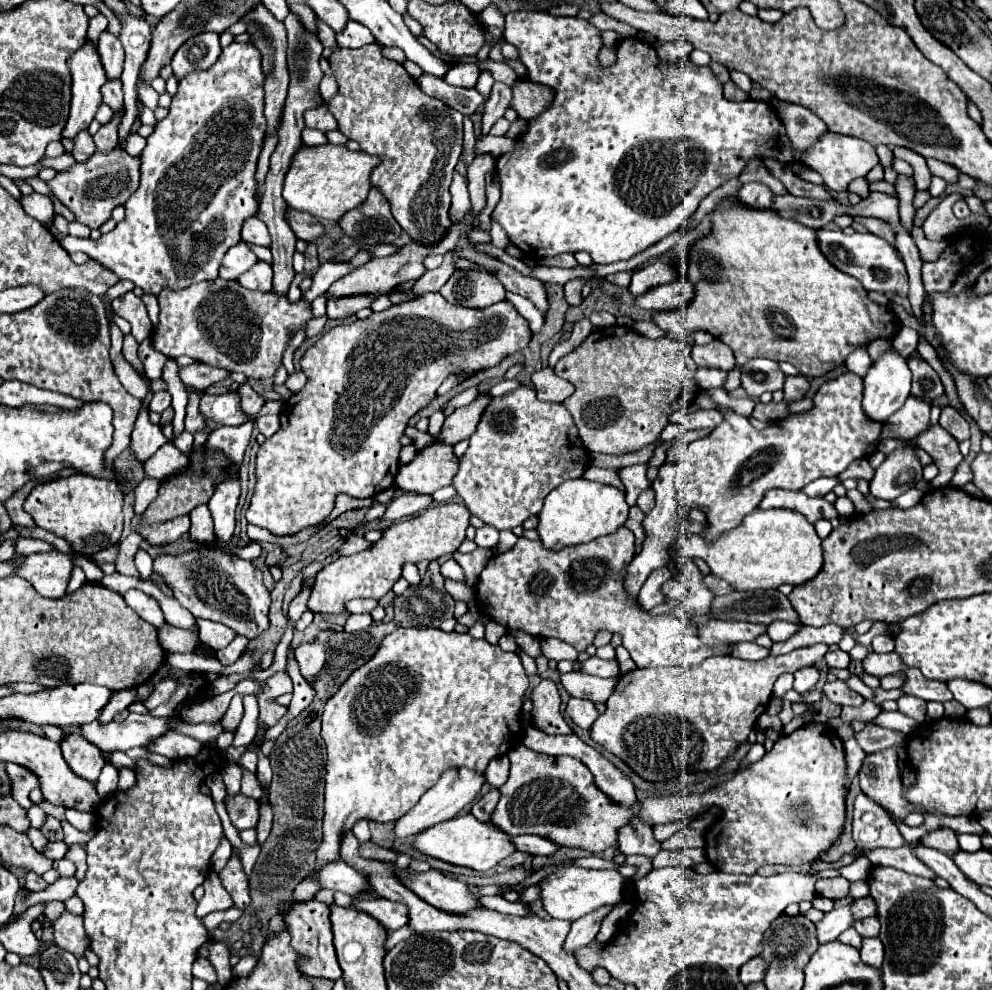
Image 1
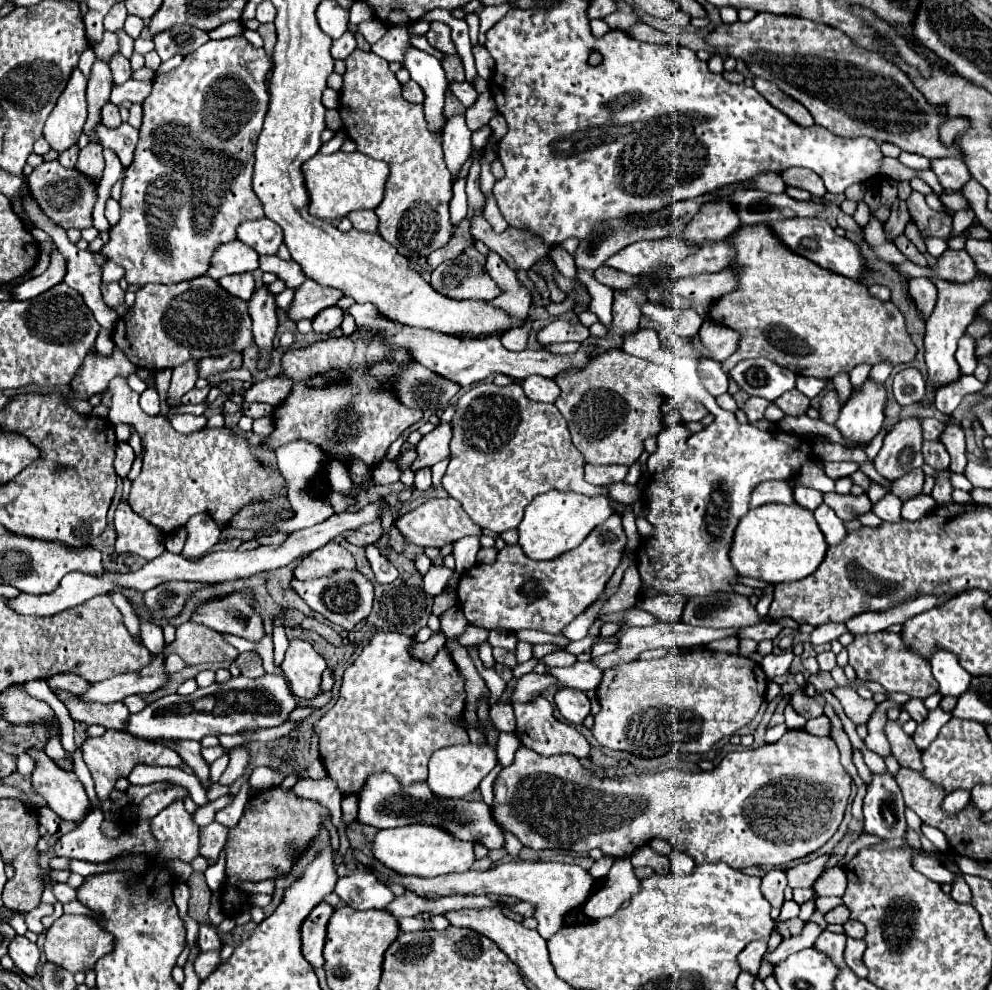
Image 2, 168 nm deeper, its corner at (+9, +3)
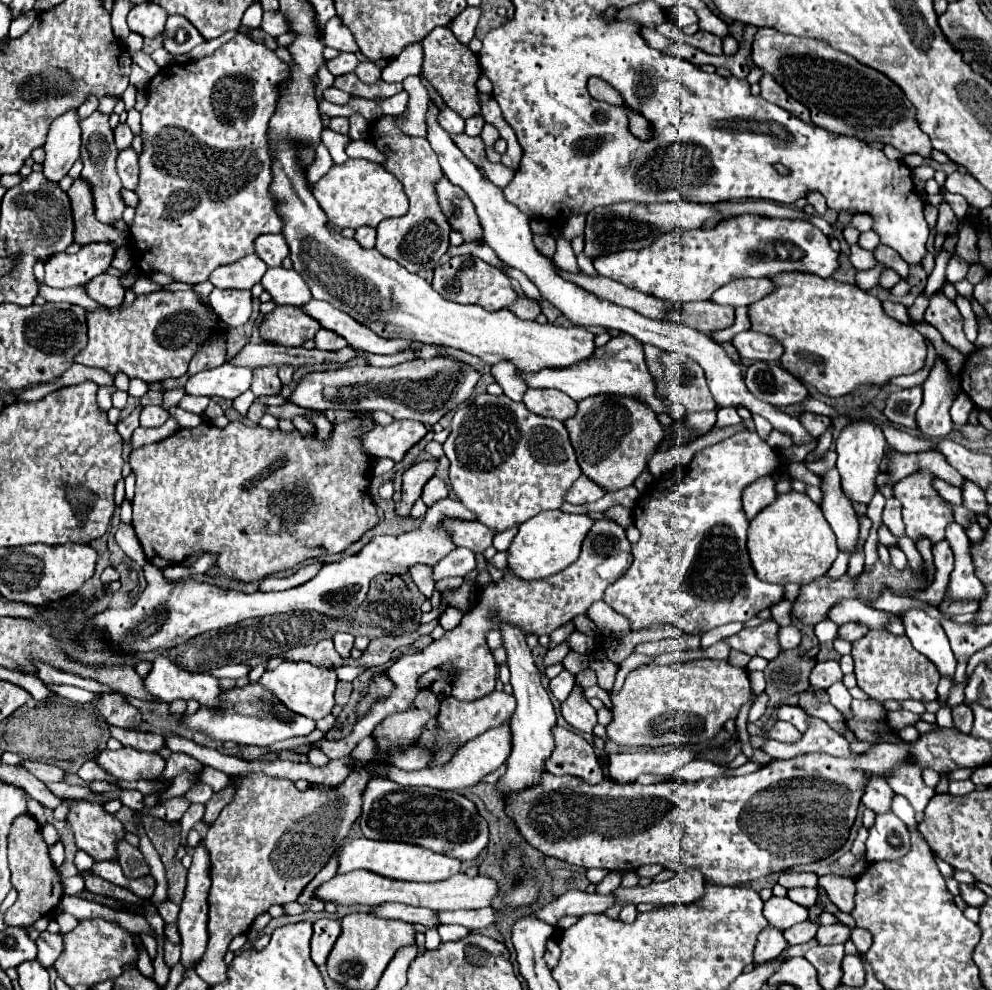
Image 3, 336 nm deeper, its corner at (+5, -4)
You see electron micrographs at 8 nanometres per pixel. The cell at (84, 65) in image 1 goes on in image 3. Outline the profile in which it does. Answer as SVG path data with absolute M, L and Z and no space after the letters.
M73 110L71 114L63 114L63 118L51 124L47 144L43 148L45 148L43 176L49 182L59 182L79 158L81 138L77 110Z

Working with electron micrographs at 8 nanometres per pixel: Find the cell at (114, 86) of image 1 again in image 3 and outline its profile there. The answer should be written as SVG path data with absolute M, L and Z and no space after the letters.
M119 124L115 128L115 144L119 150L127 150L131 148L131 142L133 142L133 132L127 124Z

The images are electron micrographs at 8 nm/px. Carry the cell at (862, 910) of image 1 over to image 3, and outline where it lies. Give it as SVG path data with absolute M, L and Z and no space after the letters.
M835 924L835 926L821 926L815 934L817 944L827 946L827 944L845 944L849 940L851 928L845 924Z

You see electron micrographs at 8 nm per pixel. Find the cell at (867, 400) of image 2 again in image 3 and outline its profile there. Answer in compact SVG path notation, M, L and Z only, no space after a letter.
M853 422L851 426L847 426L839 440L837 440L837 470L841 474L841 486L845 496L851 502L861 502L861 504L869 504L873 494L877 492L875 488L875 480L879 474L879 464L885 456L885 436L883 432L869 424L869 422Z

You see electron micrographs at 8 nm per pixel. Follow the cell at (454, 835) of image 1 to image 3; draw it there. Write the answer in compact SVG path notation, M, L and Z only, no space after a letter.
M353 838L345 840L341 852L337 856L339 868L337 874L347 874L353 870L369 870L385 878L407 880L407 882L439 882L459 872L461 862L455 858L447 858L443 854L433 854L431 850L423 850L421 846L411 846L403 842L383 842L369 838Z

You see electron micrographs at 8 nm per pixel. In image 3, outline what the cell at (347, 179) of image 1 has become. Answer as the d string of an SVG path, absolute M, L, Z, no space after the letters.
M347 160L341 166L335 164L315 184L313 194L321 210L327 214L329 222L333 222L339 228L353 228L353 230L357 230L359 226L377 228L381 220L403 216L407 214L409 208L401 182L391 172L387 172L381 164L369 160Z

